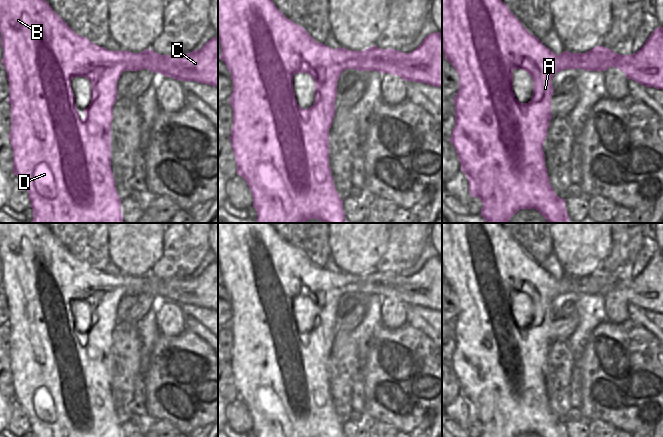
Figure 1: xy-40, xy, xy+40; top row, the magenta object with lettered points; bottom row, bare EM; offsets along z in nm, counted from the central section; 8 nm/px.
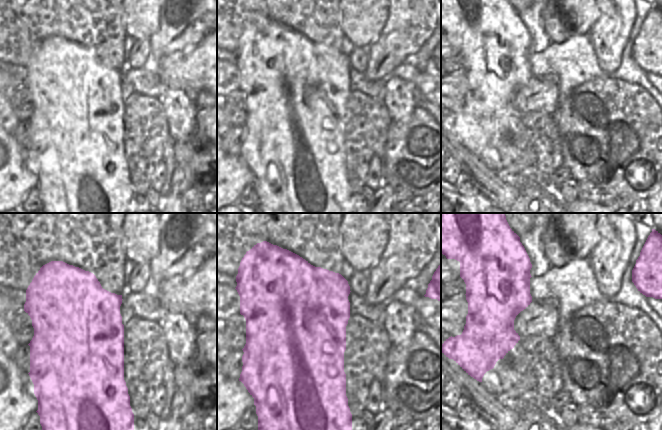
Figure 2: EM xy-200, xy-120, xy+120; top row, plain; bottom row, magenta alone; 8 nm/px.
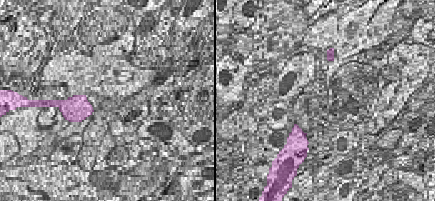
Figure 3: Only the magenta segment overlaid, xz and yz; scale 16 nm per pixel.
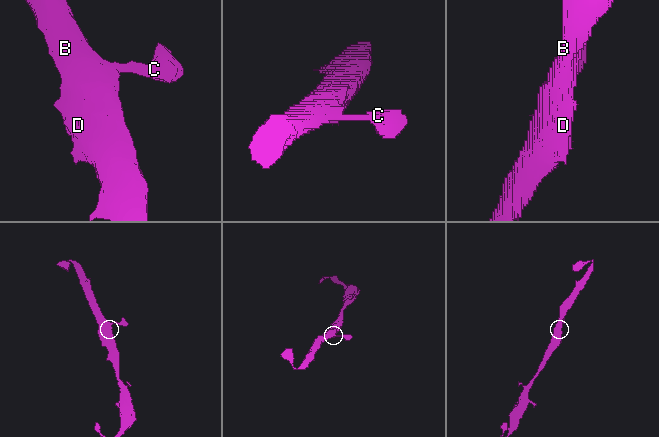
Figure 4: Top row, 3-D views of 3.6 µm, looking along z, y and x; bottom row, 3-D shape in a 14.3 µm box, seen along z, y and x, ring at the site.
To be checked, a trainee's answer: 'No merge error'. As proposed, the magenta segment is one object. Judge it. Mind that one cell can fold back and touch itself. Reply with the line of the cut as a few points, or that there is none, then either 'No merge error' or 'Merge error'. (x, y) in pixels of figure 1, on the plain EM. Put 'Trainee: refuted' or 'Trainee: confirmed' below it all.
No split. No merge error
Trainee: confirmed

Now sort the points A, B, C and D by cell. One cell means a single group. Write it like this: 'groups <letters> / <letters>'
groups A B C D

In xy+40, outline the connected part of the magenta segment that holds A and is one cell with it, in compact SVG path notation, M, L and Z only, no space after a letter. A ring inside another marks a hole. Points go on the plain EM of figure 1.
M442 223L442 273L445 278L445 283L455 292L459 300L459 314L453 323L455 328L455 350L449 364L457 376L461 388L461 395L467 400L471 421L478 421L483 428L481 437L517 437L520 433L536 433L539 437L567 437L565 423L557 420L549 406L549 400L545 390L545 378L543 376L543 368L547 360L549 346L553 341L551 338L551 322L554 314L551 305L556 297L564 293L606 295L610 291L616 291L627 300L627 303L632 303L645 311L654 311L663 314L663 252L661 250L655 253L645 268L632 279L620 279L600 269L586 277L570 277L564 275L560 279L556 279L521 248L519 243L509 234L501 223ZM514 293L526 295L533 304L533 318L528 327L520 327L515 322L513 316Z

